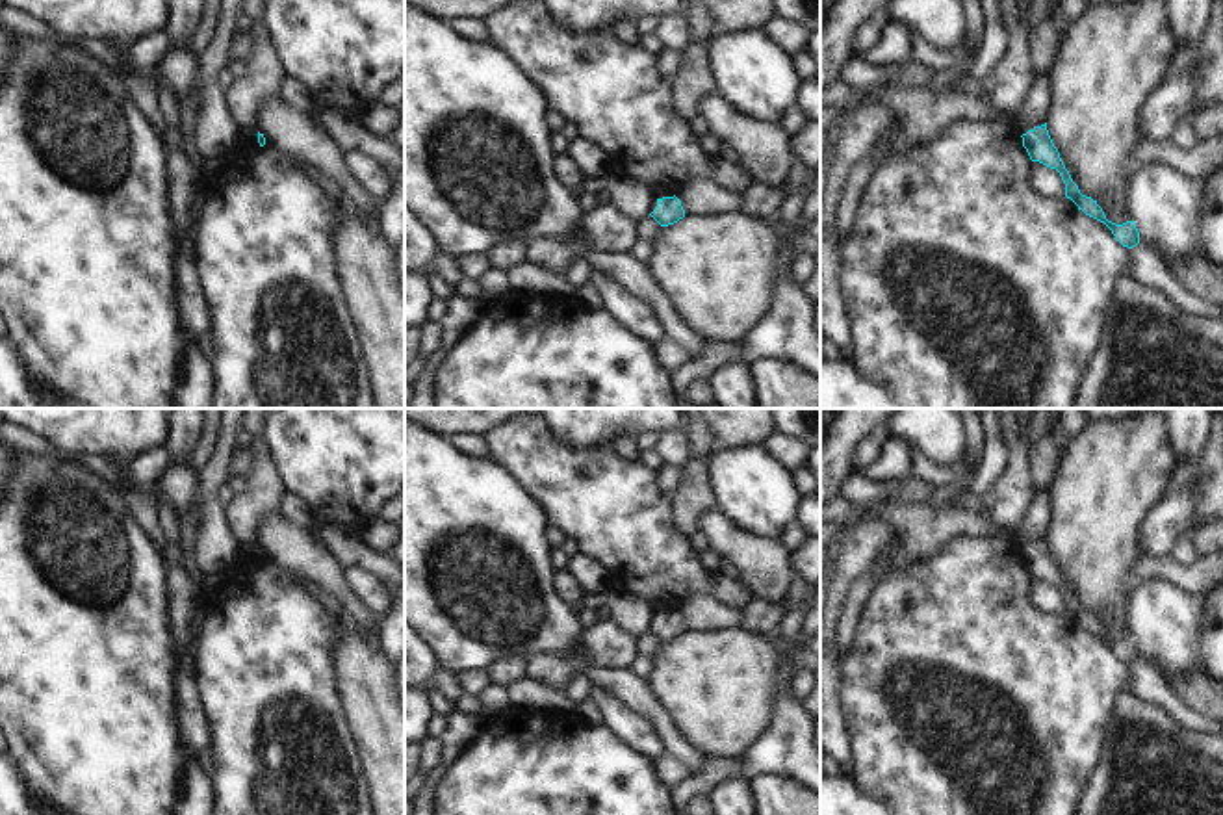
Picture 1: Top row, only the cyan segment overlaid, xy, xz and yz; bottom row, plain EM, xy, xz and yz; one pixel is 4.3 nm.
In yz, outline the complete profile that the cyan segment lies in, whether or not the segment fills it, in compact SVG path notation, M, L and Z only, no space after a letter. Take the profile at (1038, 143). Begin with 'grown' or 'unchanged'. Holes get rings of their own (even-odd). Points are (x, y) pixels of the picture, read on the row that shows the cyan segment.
unchanged; M1047 123L1041 126L1036 126L1034 130L1028 130L1021 137L1023 137L1023 147L1026 149L1032 162L1039 162L1060 173L1065 184L1065 197L1071 199L1078 206L1078 210L1104 223L1123 247L1132 249L1139 243L1139 232L1134 221L1126 221L1123 225L1115 225L1108 221L1102 208L1097 204L1097 201L1080 193L1078 186L1073 182L1069 171L1065 169L1060 158L1058 149L1054 147L1049 136Z

